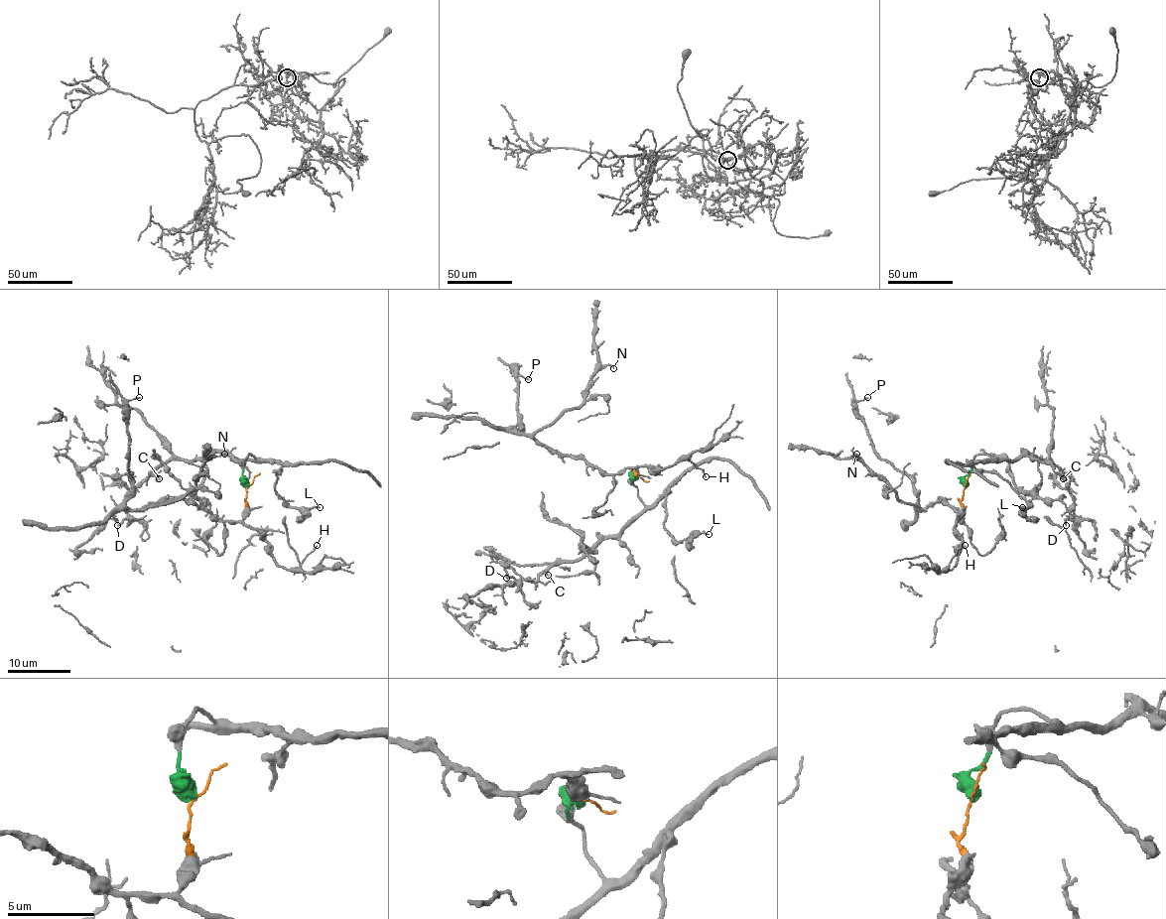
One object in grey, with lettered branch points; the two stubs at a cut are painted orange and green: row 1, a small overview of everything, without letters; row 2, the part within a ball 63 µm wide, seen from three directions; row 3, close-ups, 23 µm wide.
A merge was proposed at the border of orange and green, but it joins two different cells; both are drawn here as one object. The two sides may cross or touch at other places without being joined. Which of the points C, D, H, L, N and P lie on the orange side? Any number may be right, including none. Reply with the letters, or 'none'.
H, N, P

